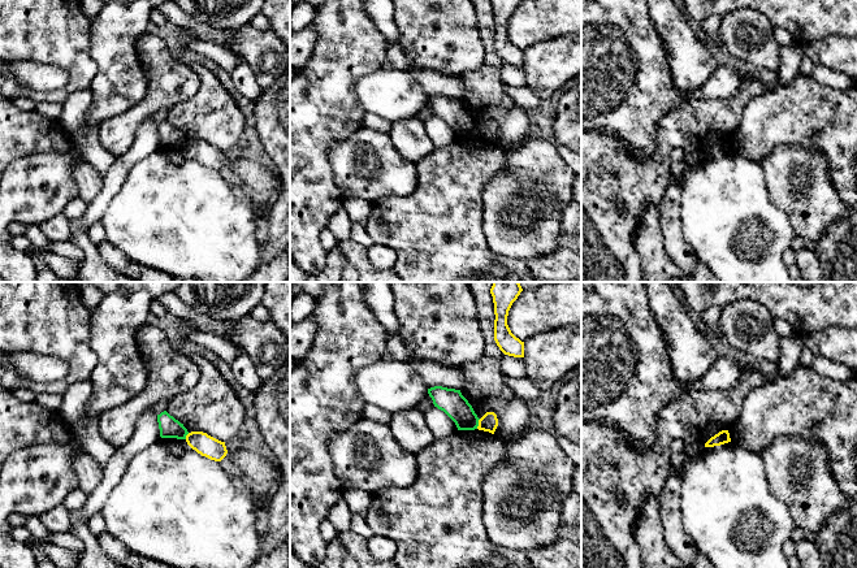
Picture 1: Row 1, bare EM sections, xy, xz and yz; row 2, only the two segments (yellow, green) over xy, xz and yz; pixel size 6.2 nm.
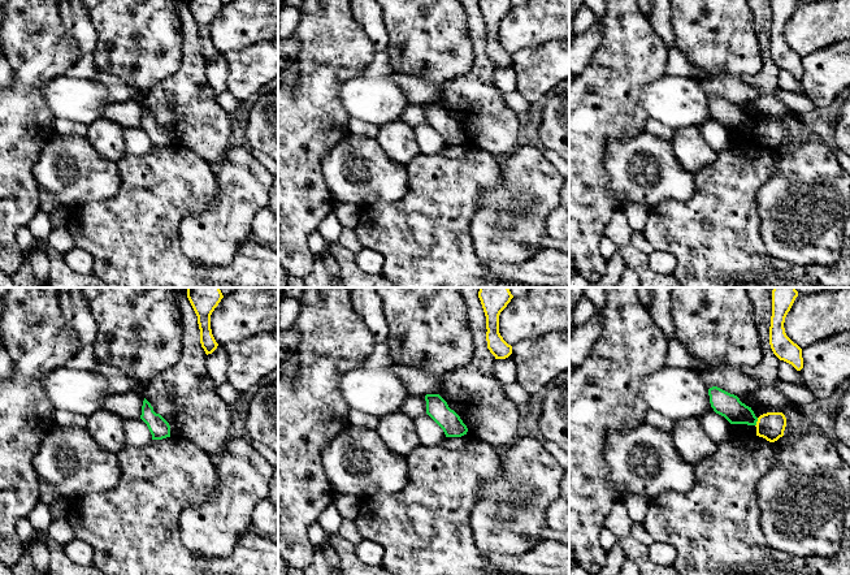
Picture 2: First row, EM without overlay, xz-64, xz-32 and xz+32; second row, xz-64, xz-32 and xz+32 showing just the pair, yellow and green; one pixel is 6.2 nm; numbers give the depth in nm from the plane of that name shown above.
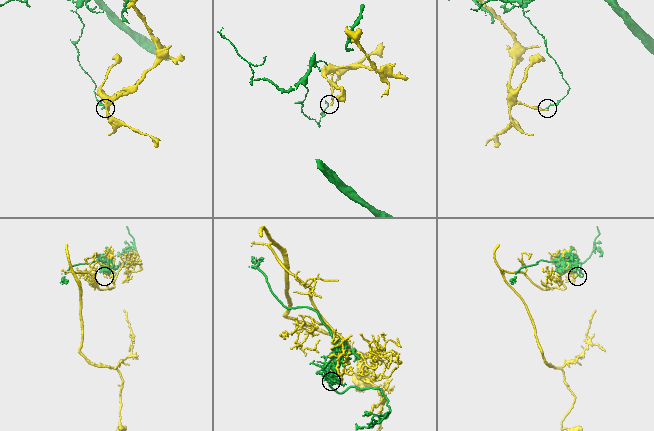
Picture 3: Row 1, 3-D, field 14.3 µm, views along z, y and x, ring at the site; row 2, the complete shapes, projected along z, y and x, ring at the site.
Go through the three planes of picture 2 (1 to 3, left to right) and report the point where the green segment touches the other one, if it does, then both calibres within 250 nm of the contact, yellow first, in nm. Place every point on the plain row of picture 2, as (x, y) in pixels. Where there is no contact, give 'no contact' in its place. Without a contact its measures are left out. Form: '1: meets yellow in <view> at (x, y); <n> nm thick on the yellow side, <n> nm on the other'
1: no contact
2: no contact
3: meets yellow in xz+32 at (757, 130); 170 nm thick on the yellow side, 150 nm on the other

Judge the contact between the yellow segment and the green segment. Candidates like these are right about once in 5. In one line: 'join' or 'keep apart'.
keep apart

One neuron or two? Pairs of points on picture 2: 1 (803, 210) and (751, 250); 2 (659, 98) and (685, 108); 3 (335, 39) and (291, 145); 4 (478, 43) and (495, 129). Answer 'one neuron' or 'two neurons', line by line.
1: two neurons
2: one neuron
3: one neuron
4: one neuron

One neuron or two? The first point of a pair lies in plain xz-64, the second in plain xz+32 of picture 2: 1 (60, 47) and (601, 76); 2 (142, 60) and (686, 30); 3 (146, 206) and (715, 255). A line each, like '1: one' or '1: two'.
1: one
2: one
3: one

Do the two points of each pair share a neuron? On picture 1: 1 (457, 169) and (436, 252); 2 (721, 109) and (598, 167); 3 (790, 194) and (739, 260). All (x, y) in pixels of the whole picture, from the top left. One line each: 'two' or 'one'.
1: one
2: one
3: two

